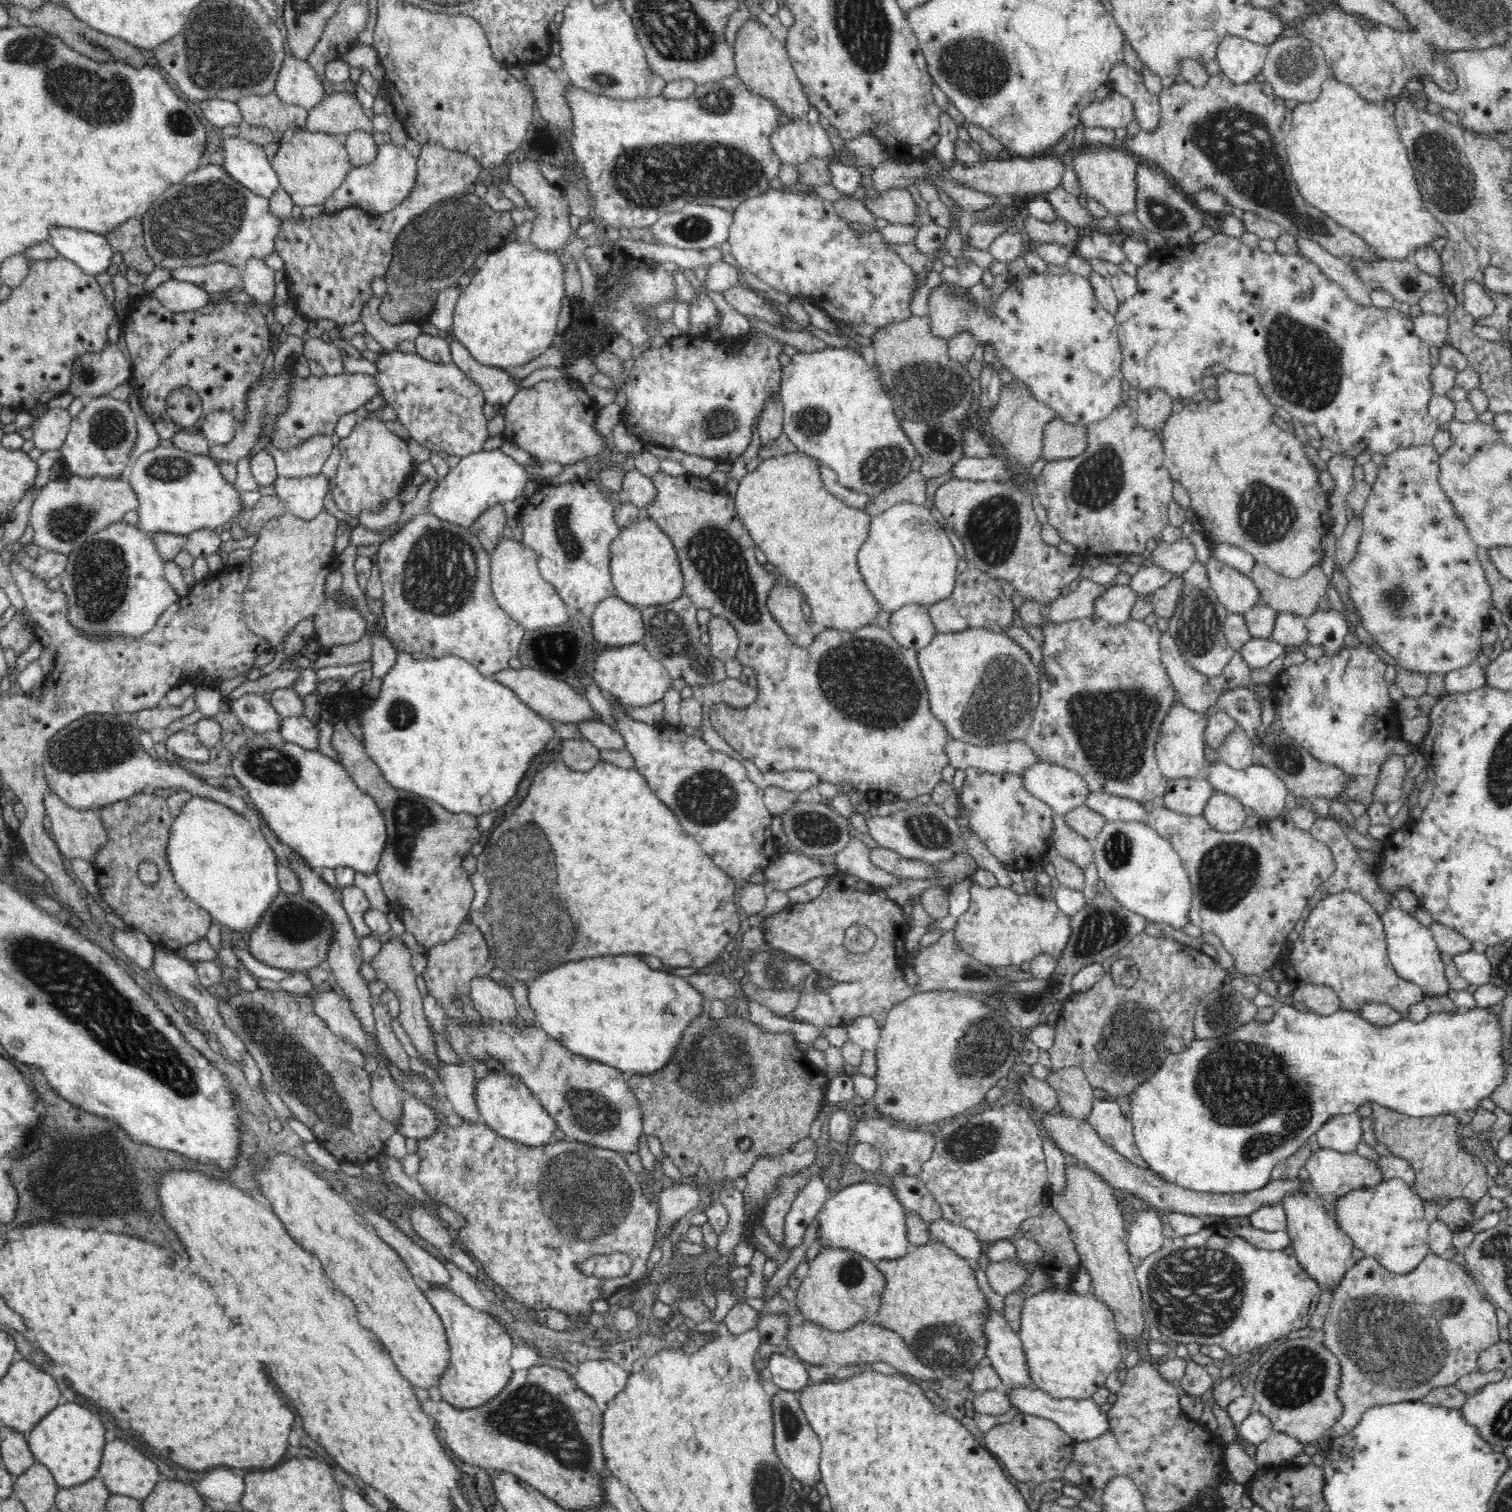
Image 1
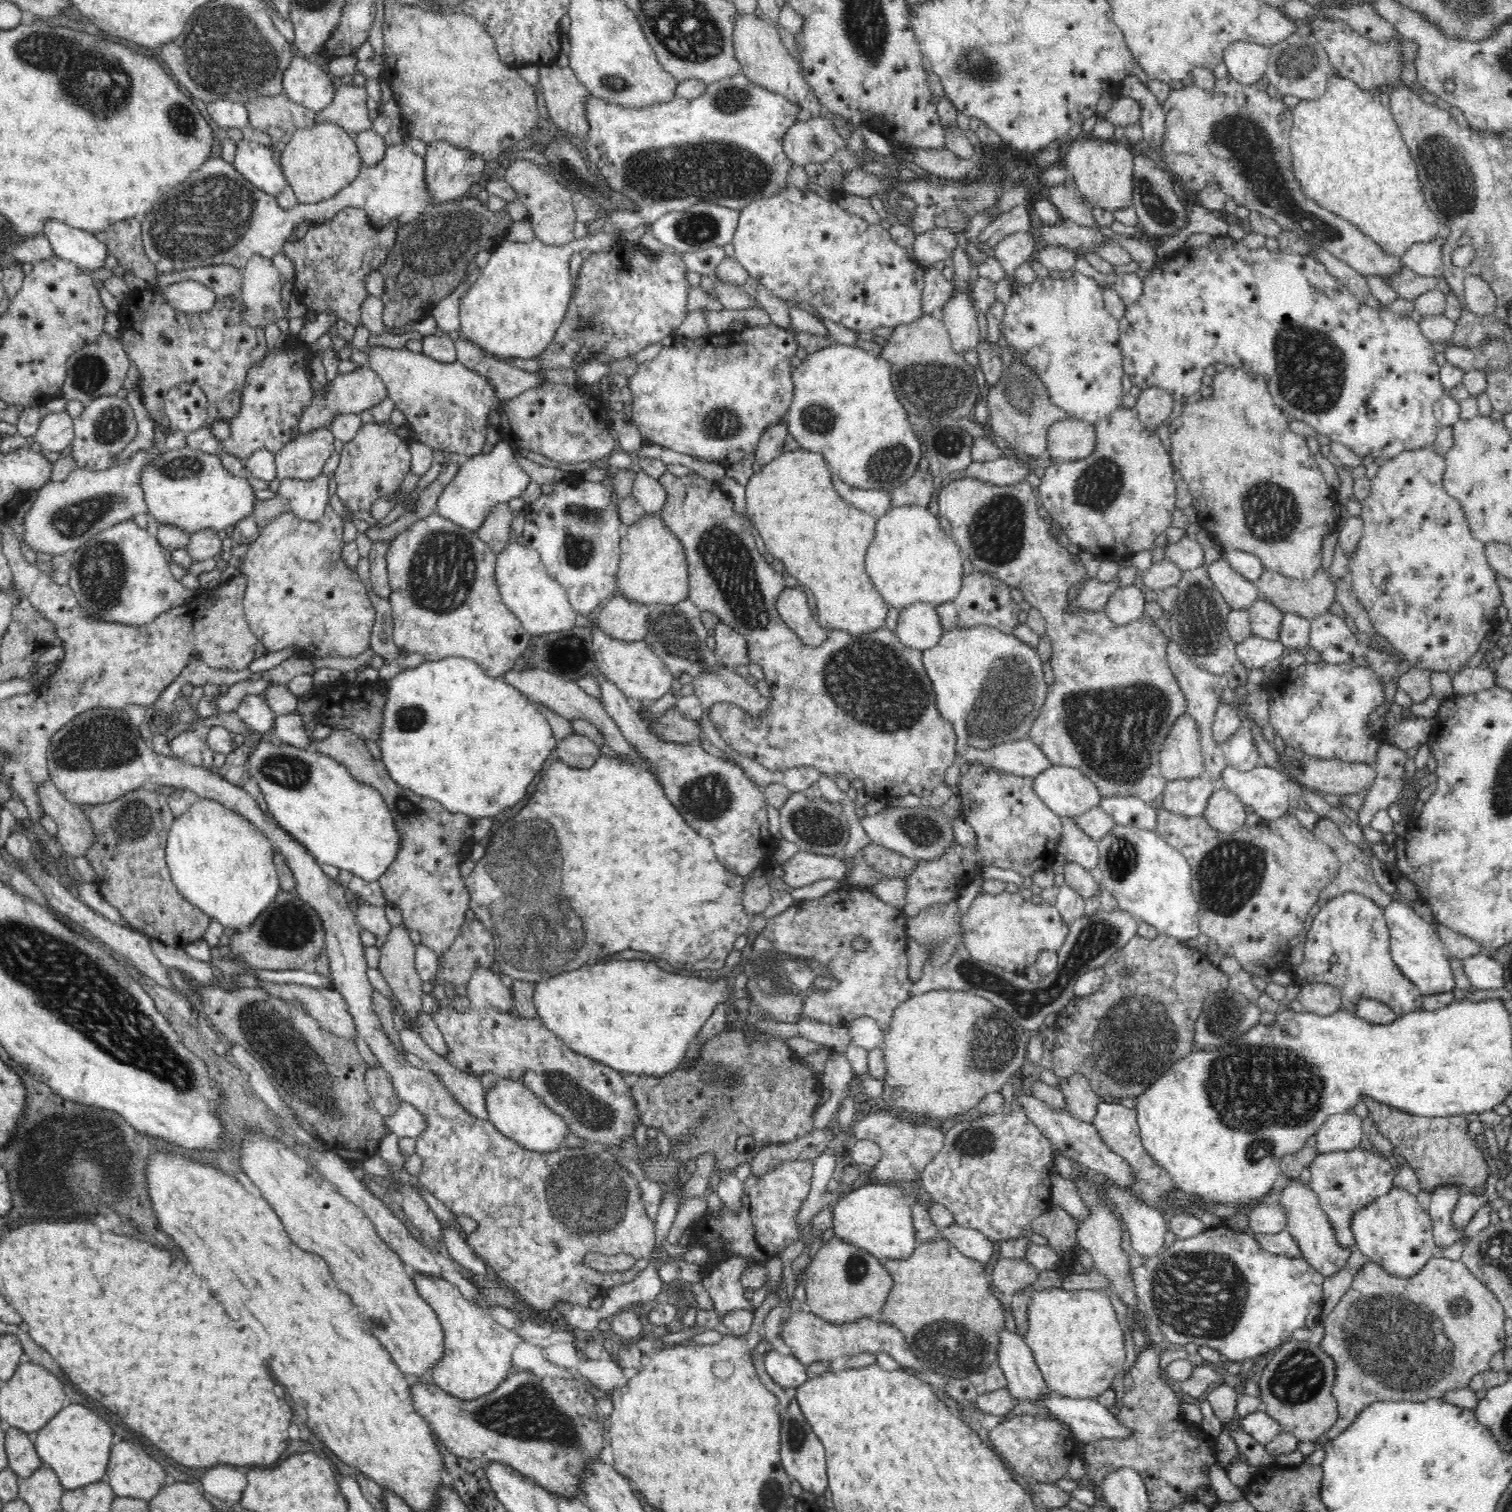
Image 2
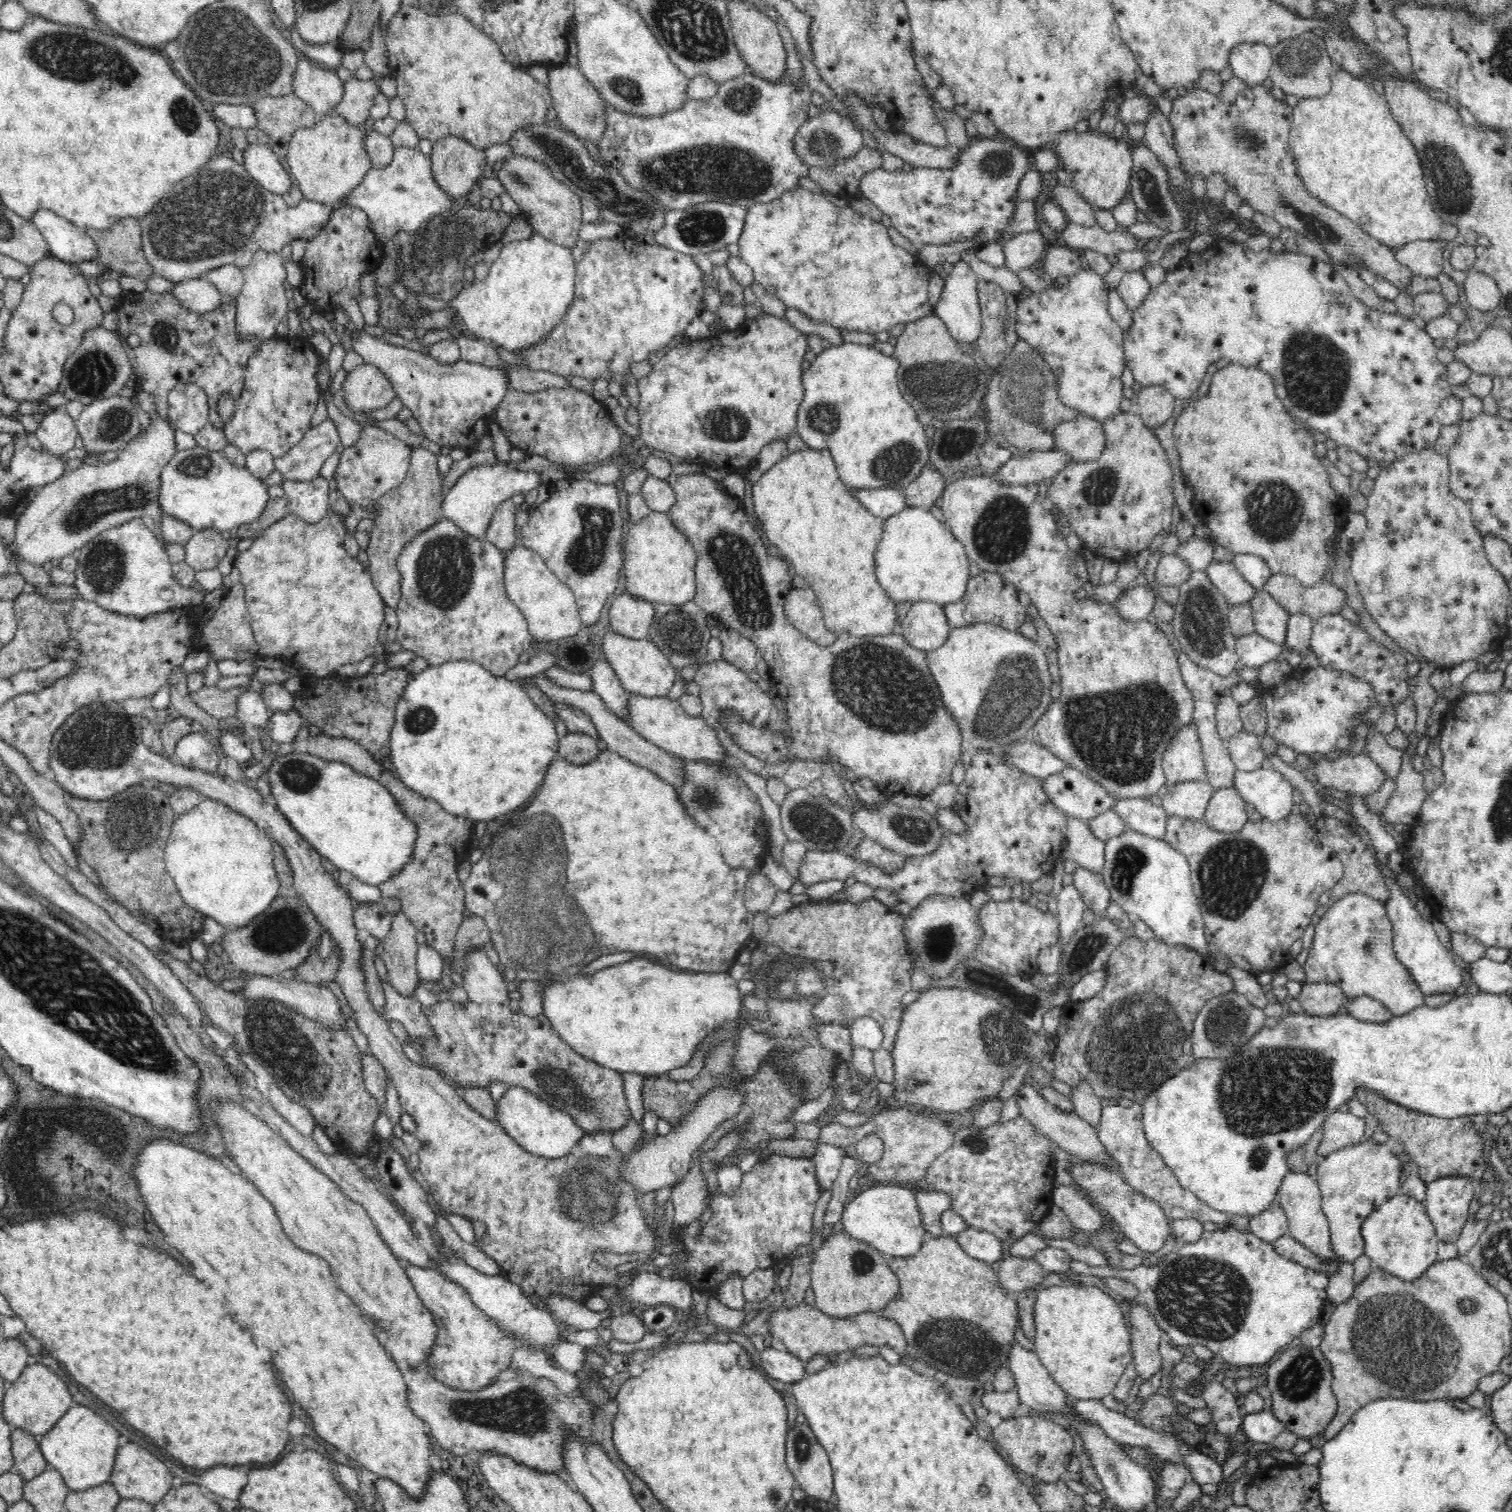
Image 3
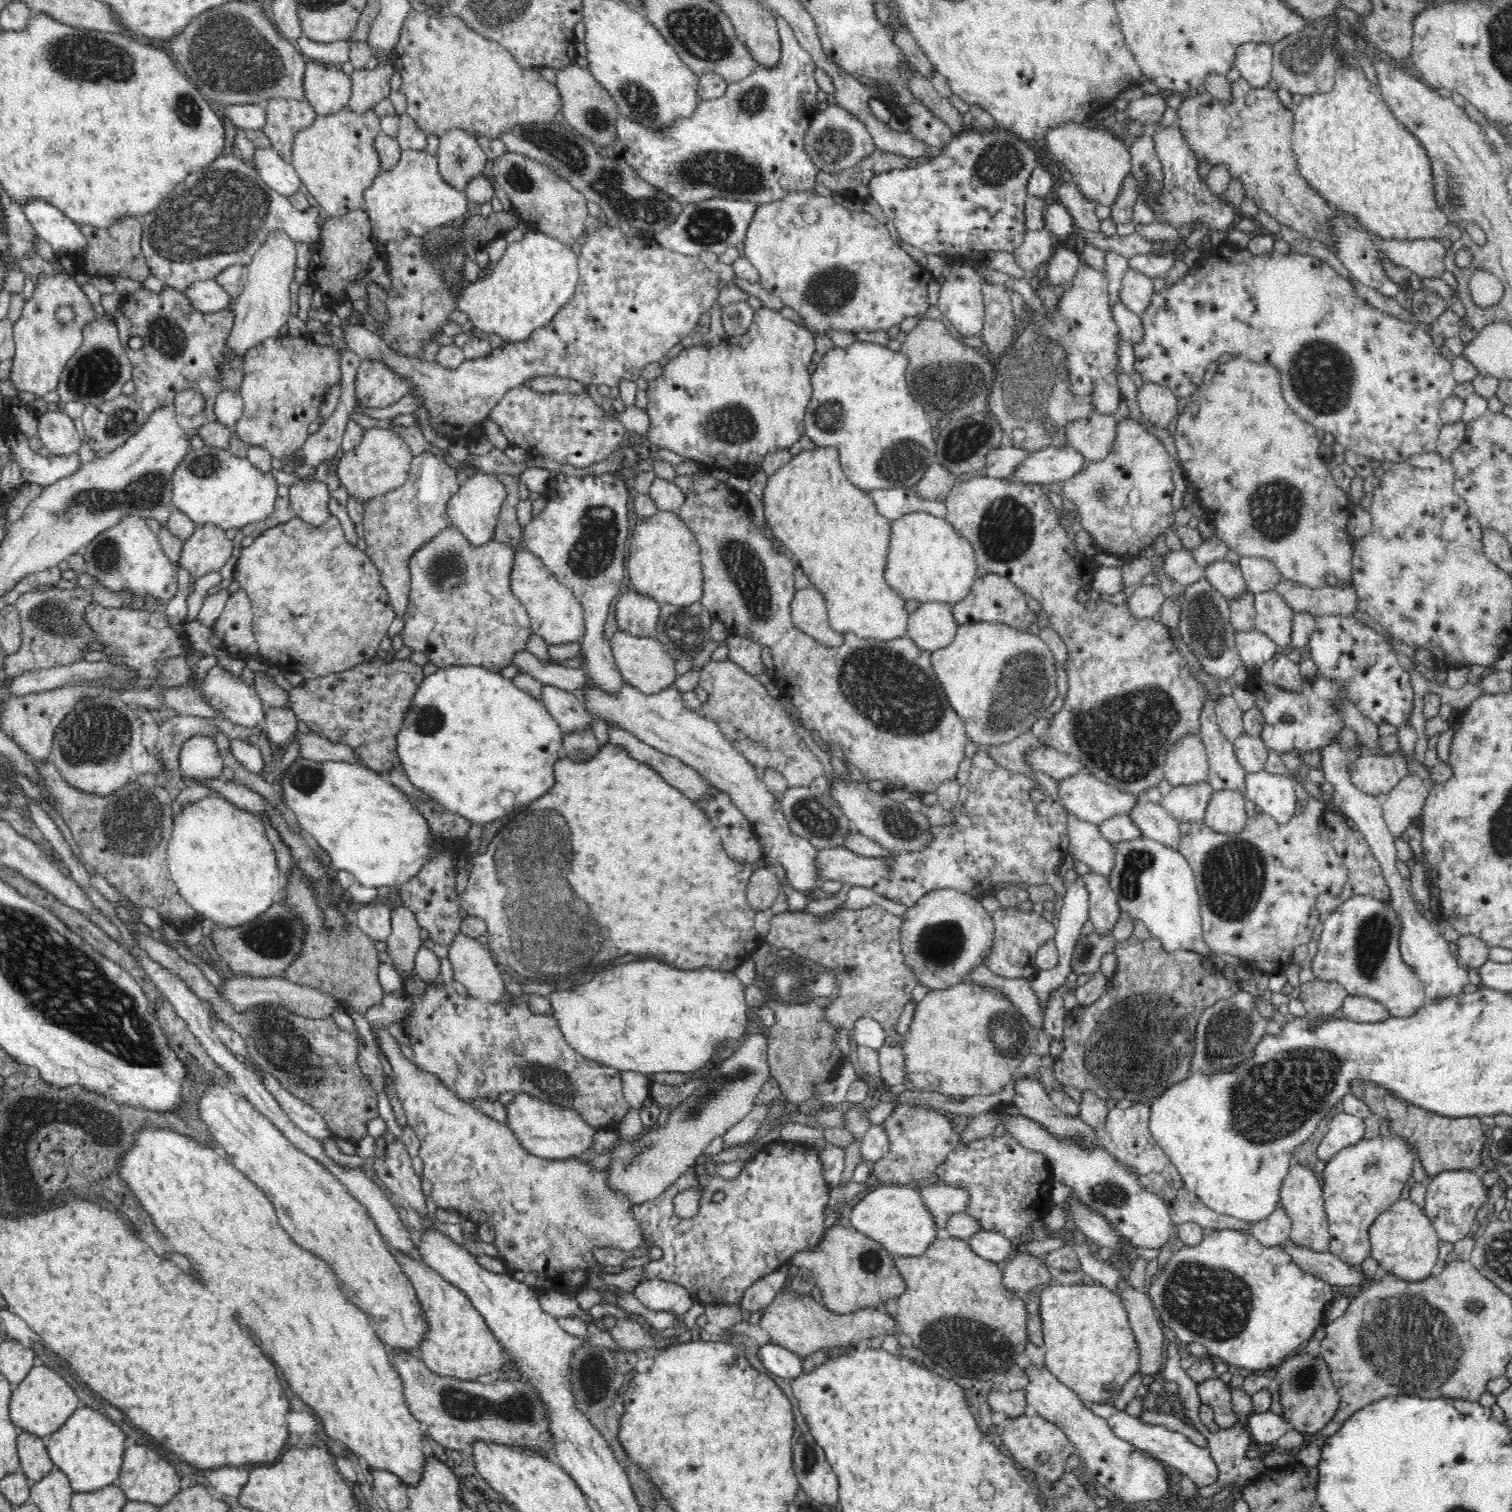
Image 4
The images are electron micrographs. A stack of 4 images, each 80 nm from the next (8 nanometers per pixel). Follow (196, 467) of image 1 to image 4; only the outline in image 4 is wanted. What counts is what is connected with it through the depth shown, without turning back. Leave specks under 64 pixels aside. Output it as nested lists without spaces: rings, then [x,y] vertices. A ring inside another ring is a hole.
[[[204,447],[202,450],[190,450],[185,460],[172,470],[170,483],[173,488],[173,498],[170,505],[198,526],[213,524],[222,530],[230,528],[241,529],[246,524],[268,518],[274,512],[274,503],[279,498],[278,482],[272,471],[257,470],[247,458],[236,458],[228,449]]]

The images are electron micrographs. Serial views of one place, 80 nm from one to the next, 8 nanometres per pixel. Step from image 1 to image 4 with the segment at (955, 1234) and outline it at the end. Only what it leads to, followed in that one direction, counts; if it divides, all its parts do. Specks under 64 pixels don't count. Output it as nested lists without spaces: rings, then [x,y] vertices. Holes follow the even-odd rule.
[[[980,1230],[972,1238],[965,1240],[979,1257],[995,1263],[1014,1255],[1014,1241],[996,1231]]]

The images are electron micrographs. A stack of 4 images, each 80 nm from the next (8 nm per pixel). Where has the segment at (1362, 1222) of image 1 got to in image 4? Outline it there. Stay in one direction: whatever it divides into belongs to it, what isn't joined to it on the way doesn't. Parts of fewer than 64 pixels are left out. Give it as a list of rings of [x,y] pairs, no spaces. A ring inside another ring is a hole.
[[[1400,1199],[1389,1205],[1369,1225],[1369,1254],[1378,1262],[1382,1273],[1392,1274],[1400,1279],[1424,1280],[1438,1266],[1439,1236],[1433,1222],[1419,1208],[1415,1201]]]

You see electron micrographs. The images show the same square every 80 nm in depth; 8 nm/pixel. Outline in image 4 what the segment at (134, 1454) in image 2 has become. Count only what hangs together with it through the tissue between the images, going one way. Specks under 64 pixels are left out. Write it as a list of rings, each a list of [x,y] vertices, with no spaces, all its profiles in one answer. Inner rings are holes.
[[[137,1444],[132,1448],[125,1448],[115,1484],[120,1487],[120,1490],[124,1491],[127,1500],[150,1503],[159,1507],[168,1504],[180,1492],[181,1477],[182,1472],[176,1472],[174,1466],[160,1458],[154,1450]]]

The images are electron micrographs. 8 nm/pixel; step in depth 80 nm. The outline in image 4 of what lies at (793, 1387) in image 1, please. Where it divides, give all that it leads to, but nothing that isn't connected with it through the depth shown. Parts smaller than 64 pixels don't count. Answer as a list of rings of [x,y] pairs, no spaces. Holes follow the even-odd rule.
[[[764,1343],[760,1345],[757,1356],[761,1360],[764,1368],[782,1379],[790,1381],[798,1378],[802,1373],[802,1361],[796,1353],[784,1348],[783,1346]]]

